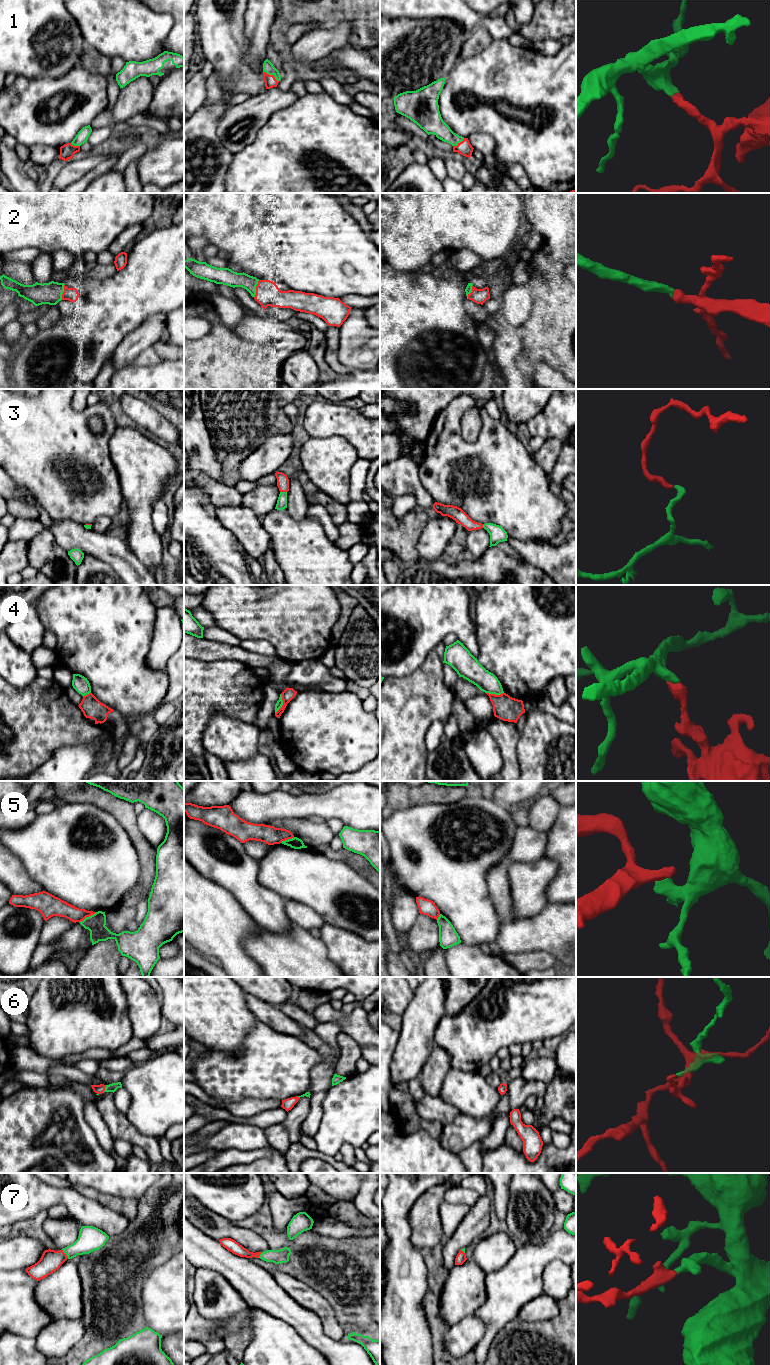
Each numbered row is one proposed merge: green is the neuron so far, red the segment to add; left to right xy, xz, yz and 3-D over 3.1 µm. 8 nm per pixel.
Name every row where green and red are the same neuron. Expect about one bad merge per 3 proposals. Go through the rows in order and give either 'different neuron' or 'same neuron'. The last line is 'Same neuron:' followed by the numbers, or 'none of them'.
1: same neuron
2: same neuron
3: same neuron
4: different neuron
5: different neuron
6: same neuron
7: same neuron
Same neuron: 1, 2, 3, 6, 7

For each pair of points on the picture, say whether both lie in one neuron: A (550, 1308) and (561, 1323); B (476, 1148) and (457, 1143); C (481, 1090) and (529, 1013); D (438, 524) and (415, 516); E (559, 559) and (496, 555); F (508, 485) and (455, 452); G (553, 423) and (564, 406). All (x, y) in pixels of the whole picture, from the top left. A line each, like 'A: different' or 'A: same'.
A: different
B: different
C: different
D: different
E: different
F: same
G: same

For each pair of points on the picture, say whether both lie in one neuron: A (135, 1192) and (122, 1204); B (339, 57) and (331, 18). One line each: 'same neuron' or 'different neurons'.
A: different neurons
B: different neurons

